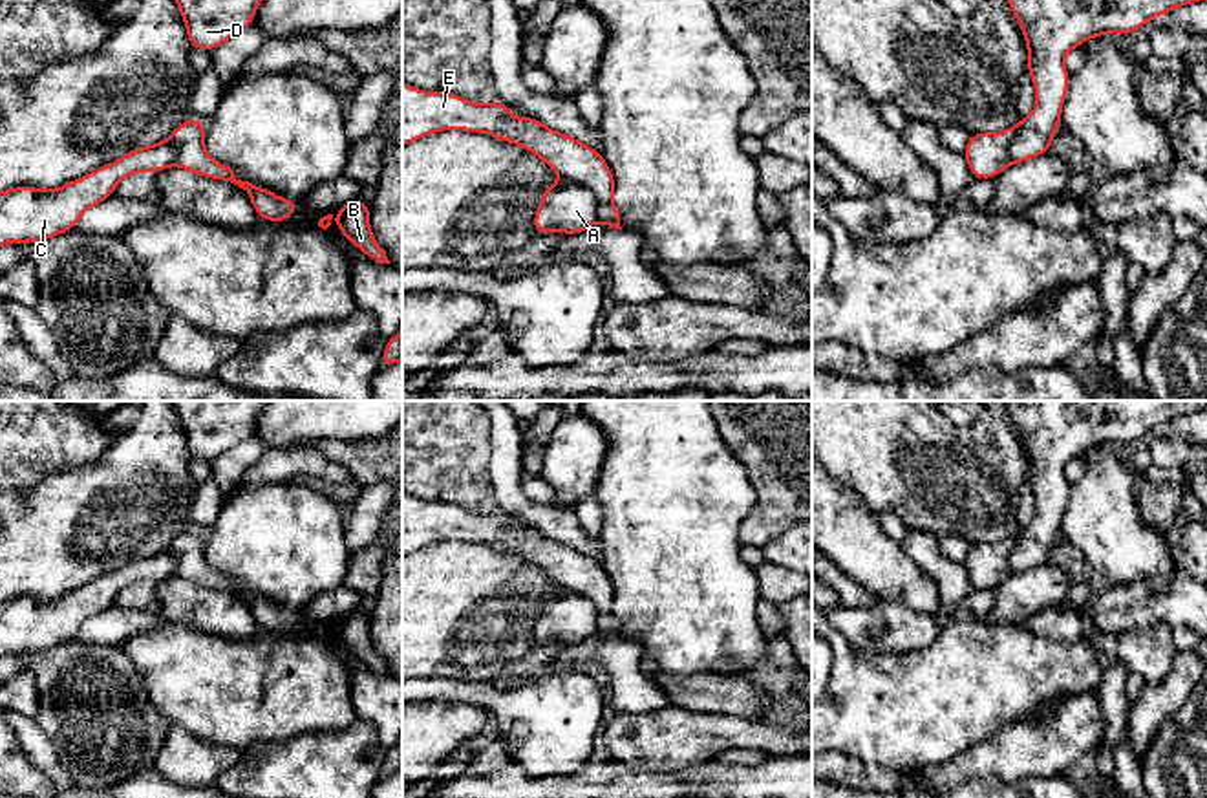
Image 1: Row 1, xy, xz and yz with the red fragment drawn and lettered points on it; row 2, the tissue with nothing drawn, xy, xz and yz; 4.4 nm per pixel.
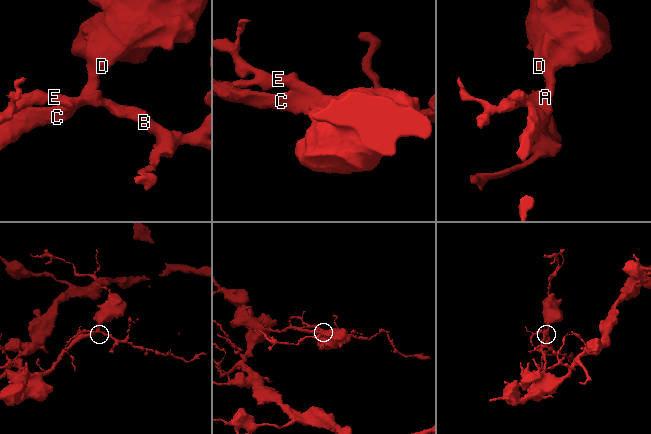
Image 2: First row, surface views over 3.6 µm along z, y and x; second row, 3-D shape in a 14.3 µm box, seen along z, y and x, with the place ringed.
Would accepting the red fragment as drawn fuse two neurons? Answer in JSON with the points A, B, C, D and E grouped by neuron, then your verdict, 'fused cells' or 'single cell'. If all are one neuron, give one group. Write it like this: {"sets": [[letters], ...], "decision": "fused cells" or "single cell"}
{"sets": [["A", "C", "D"], ["B", "E"]], "decision": "fused cells"}

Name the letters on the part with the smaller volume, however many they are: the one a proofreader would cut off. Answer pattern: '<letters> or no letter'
B, E

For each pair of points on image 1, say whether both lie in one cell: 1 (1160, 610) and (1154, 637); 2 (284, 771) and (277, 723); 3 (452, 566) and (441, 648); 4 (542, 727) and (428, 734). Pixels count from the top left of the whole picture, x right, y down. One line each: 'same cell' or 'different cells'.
1: different cells
2: different cells
3: same cell
4: different cells

